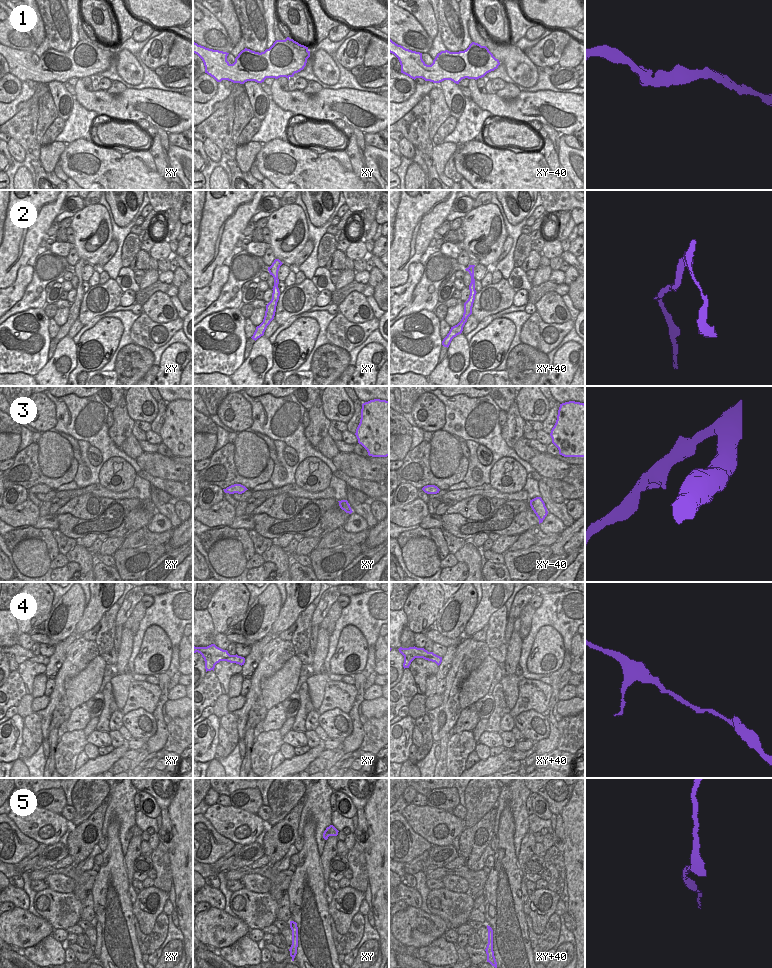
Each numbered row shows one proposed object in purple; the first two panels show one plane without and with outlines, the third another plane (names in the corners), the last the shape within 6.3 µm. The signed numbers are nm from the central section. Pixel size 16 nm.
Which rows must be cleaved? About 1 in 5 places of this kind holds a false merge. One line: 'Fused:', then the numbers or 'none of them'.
Fused: none of them

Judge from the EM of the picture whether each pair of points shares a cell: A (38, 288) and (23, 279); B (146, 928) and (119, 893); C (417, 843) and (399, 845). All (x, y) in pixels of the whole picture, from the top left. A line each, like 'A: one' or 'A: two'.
A: two
B: two
C: one

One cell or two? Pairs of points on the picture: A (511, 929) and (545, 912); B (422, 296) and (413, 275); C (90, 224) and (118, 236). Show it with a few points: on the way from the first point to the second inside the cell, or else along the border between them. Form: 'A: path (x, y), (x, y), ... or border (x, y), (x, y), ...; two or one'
A: border (523, 903), (525, 915); two
B: border (423, 265), (423, 274), (406, 305); two
C: border (108, 215), (111, 221), (113, 239); two

